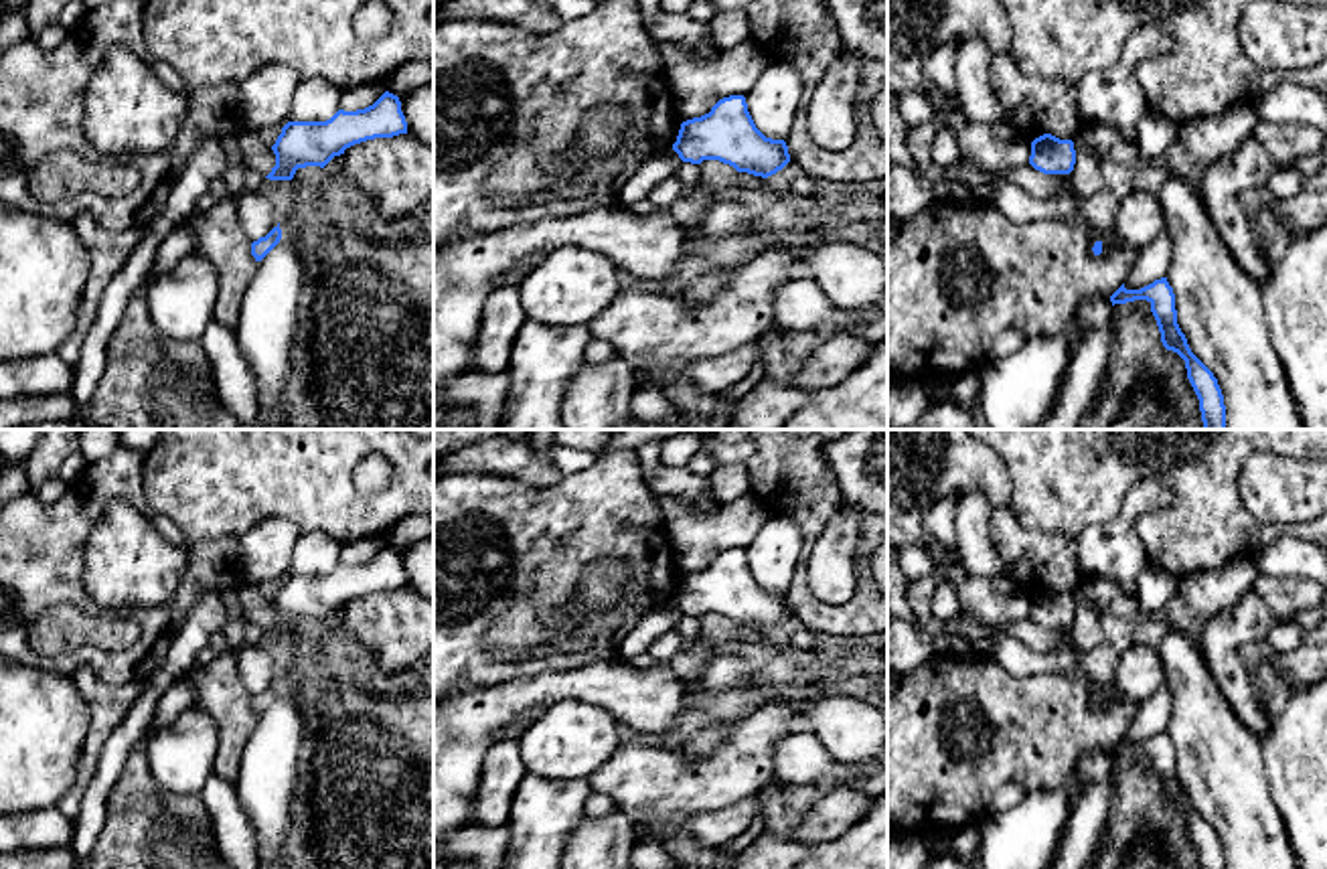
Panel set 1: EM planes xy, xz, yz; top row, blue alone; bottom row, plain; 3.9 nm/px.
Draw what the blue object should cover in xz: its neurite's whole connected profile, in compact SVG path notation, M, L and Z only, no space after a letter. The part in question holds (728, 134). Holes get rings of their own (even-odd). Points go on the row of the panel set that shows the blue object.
M744 95L723 97L709 113L683 122L673 150L683 162L719 160L762 178L790 162L786 142L756 128Z

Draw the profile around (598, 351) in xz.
M592 338L592 342L586 348L586 361L590 365L604 365L618 357L620 354L618 354L616 346L612 342L600 340L600 338Z

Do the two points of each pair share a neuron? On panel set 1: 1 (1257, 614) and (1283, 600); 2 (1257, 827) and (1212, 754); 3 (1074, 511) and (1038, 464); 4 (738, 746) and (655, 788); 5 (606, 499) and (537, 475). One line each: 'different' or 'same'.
1: different
2: same
3: same
4: same
5: different

